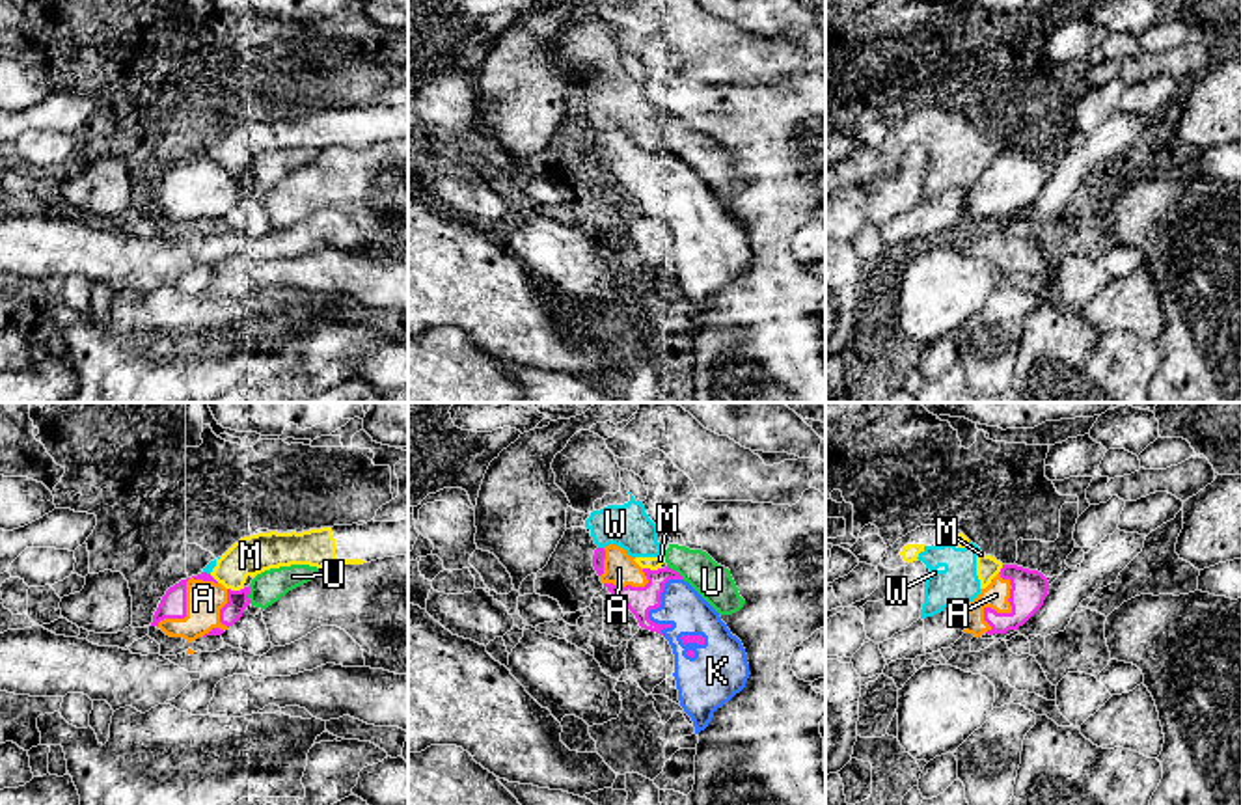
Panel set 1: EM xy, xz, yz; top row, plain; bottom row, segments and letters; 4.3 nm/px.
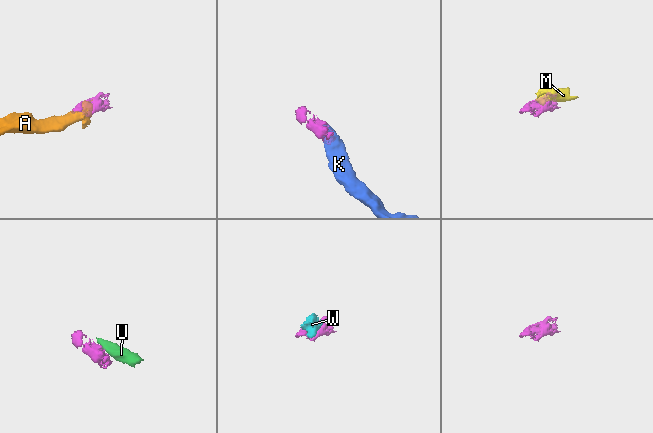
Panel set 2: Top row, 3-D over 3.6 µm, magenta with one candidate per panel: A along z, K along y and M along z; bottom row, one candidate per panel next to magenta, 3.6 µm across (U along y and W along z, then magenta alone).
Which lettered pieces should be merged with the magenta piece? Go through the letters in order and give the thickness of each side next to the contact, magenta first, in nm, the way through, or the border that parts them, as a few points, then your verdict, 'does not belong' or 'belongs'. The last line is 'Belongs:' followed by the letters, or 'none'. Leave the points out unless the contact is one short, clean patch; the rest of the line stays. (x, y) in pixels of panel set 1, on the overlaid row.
A: calibres 160 and 110 nm; belongs
K: calibres 120 and 180 nm; belongs
M: calibres 120 and 60 nm; does not belong
U: calibres 120 and 160 nm; does not belong
W: calibres 50 and 190 nm; border xz (599, 546), (602, 548); does not belong
Belongs: A, K

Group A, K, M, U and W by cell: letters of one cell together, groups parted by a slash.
A K / M W / U

